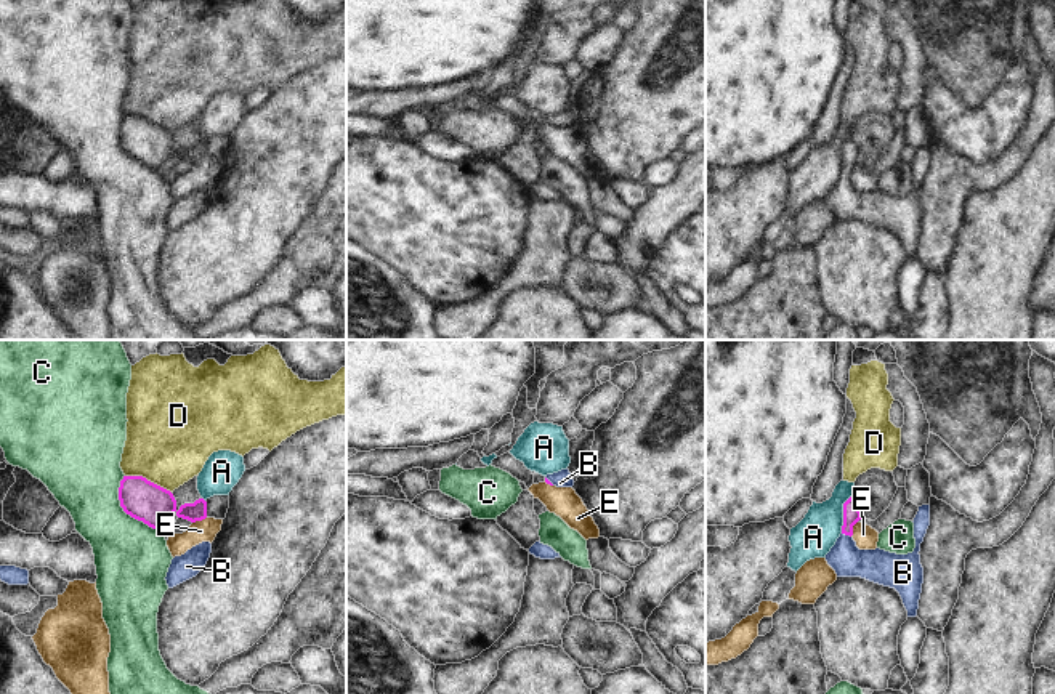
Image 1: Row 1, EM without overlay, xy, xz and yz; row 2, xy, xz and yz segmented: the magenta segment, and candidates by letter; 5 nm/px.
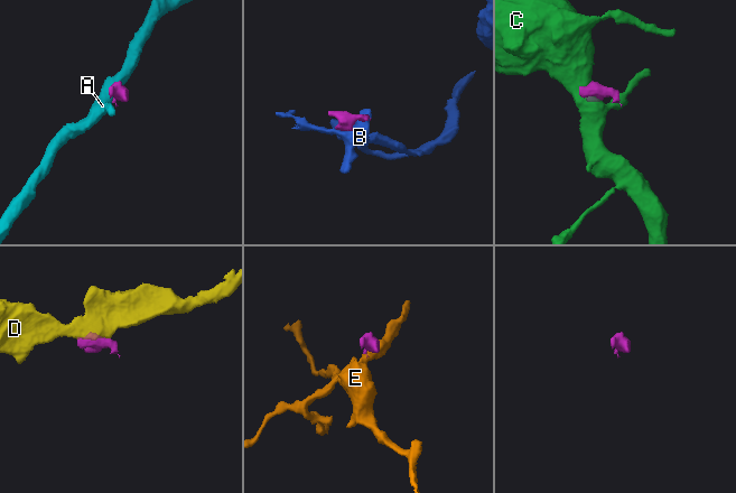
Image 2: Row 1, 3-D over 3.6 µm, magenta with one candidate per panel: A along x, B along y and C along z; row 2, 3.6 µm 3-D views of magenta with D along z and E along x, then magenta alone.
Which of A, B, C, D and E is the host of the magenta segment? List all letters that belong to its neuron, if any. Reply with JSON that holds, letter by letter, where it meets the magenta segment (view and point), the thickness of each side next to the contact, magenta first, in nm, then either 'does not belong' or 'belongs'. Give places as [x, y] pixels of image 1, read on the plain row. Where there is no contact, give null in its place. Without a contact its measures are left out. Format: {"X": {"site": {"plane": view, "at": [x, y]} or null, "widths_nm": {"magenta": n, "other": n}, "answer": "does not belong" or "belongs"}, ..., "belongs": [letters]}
{"A": {"site": {"plane": "yz", "at": [844, 156]}, "widths_nm": {"magenta": 90, "other": 200}, "answer": "does not belong"}, "B": {"site": {"plane": "yz", "at": [847, 175]}, "widths_nm": {"magenta": 90, "other": 170}, "answer": "belongs"}, "C": {"site": {"plane": "xy", "at": [122, 148]}, "widths_nm": {"magenta": 200, "other": 360}, "answer": "does not belong"}, "D": {"site": {"plane": "xy", "at": [146, 121]}, "widths_nm": {"magenta": 200, "other": 440}, "answer": "does not belong"}, "E": {"site": {"plane": "yz", "at": [852, 170]}, "widths_nm": {"magenta": 90, "other": 120}, "answer": "does not belong"}, "belongs": ["B"]}

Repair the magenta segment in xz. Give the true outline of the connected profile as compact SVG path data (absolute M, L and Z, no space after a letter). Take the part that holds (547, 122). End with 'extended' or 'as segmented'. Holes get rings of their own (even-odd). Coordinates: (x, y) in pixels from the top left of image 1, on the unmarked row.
M568 109L558 114L553 114L553 115L547 115L545 123L550 127L556 127L556 128L572 128L574 127L574 120Z; extended

